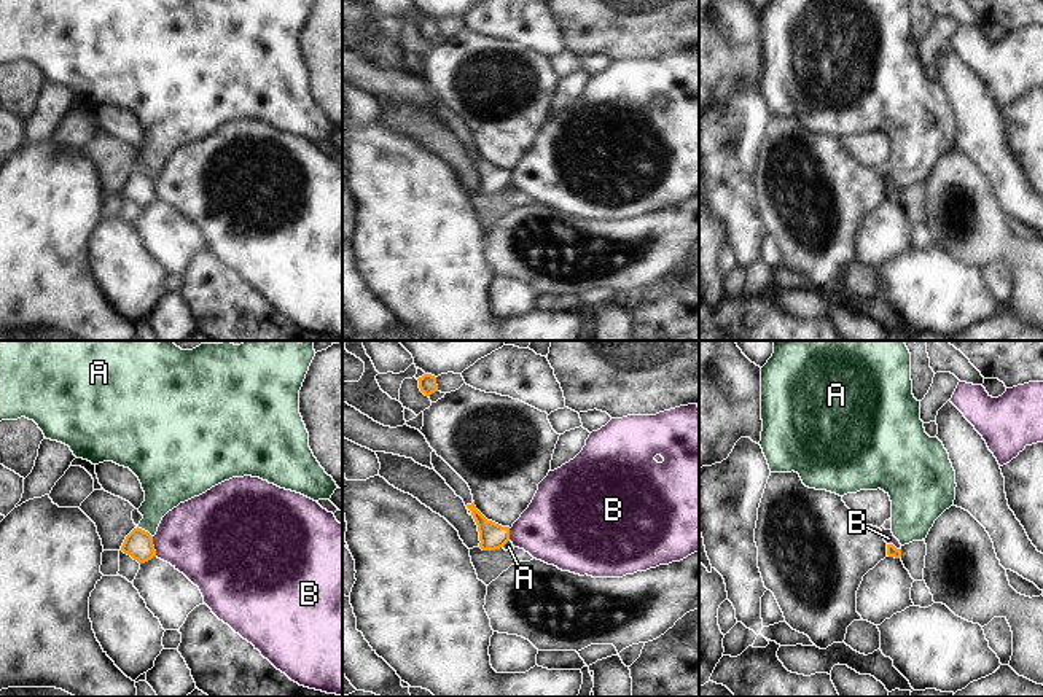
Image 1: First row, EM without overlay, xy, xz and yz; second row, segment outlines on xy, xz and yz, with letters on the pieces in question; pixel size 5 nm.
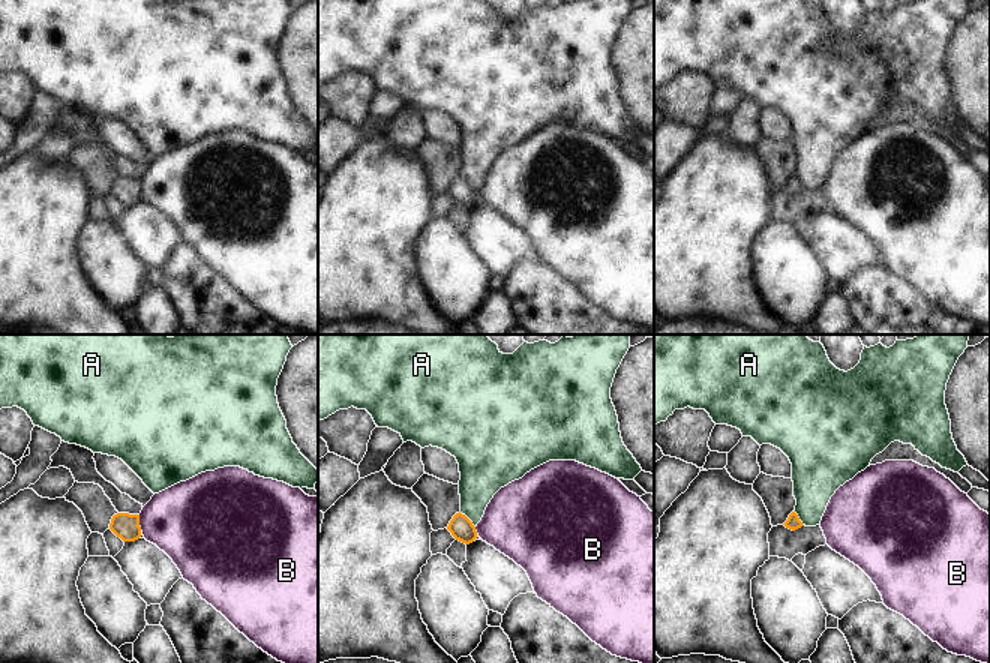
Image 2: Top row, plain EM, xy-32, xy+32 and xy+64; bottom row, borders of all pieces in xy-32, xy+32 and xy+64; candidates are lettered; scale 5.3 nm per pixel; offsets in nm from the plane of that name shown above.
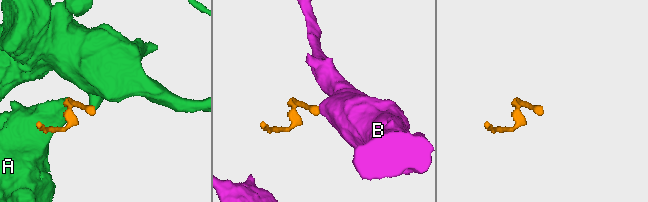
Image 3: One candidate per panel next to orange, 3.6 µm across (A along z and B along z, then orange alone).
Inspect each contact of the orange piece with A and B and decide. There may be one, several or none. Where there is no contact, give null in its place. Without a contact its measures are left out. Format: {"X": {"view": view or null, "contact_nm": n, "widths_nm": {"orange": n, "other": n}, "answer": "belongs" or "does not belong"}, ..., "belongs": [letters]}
{"A": {"view": "xy", "contact_nm": 90, "widths_nm": {"orange": 140, "other": 220}, "answer": "does not belong"}, "B": {"view": "xy", "contact_nm": 110, "widths_nm": {"orange": 140, "other": 400}, "answer": "does not belong"}, "belongs": []}

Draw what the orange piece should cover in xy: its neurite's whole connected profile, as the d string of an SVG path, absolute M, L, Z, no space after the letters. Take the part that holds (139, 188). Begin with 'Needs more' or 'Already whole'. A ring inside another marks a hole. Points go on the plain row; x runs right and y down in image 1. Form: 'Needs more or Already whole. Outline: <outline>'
Already whole. Outline: M134 172L124 183L121 194L127 199L131 199L139 207L145 207L156 201L156 194L153 189L153 180L142 173Z

